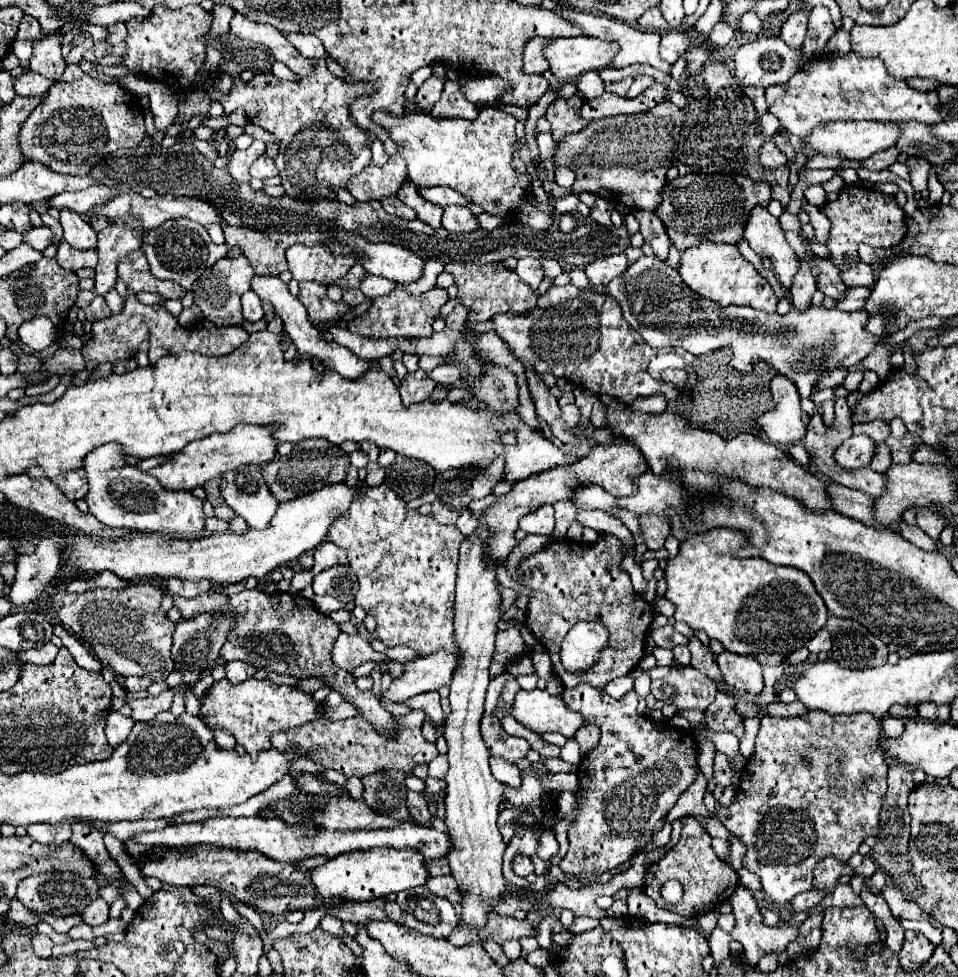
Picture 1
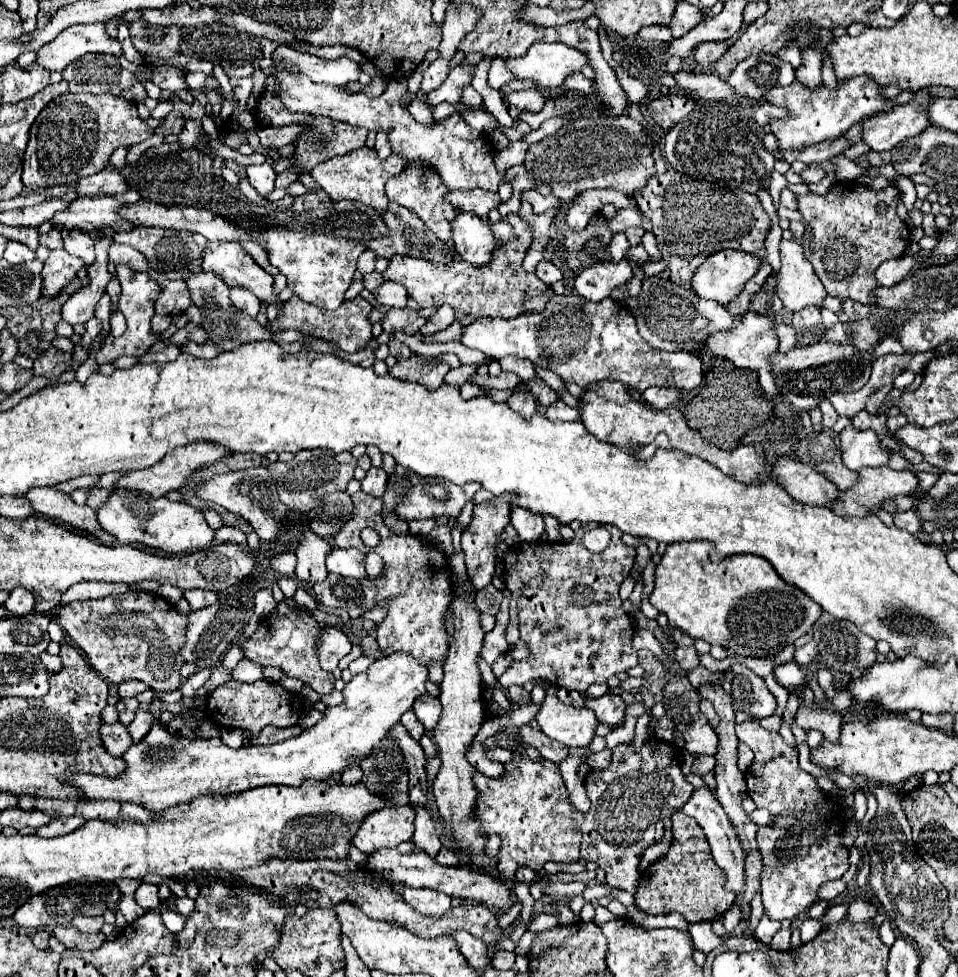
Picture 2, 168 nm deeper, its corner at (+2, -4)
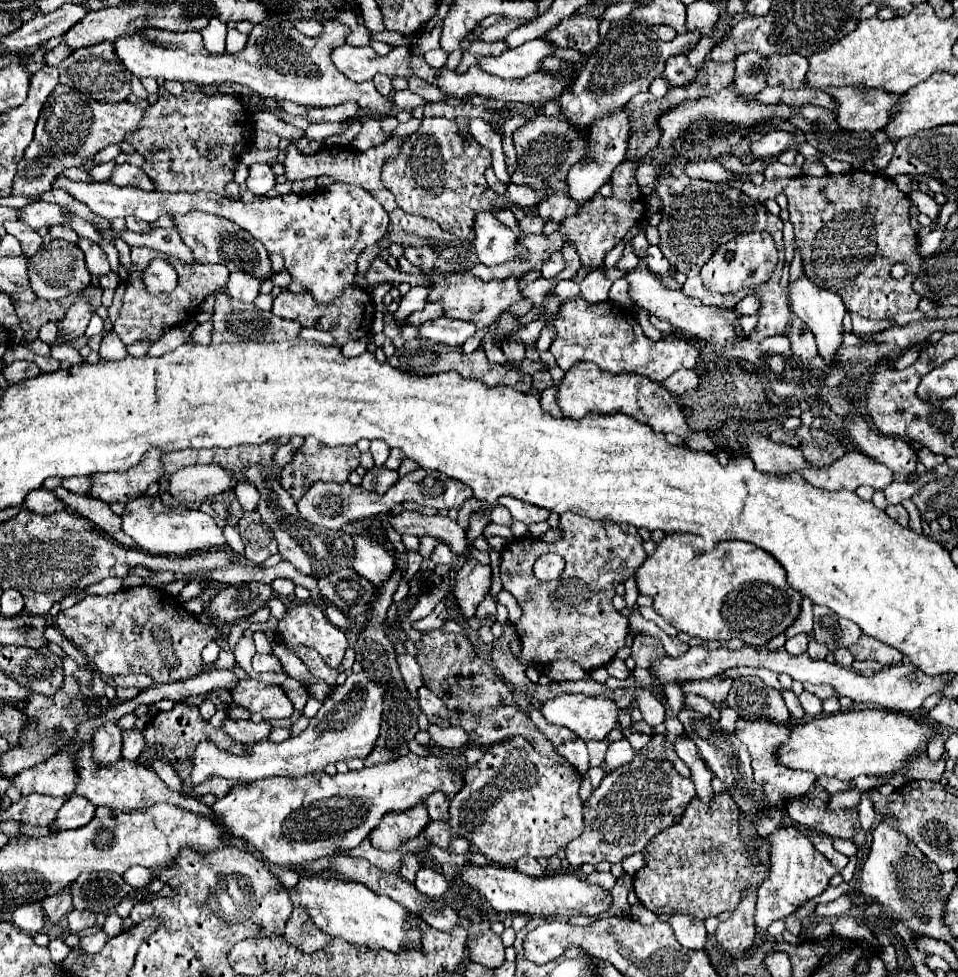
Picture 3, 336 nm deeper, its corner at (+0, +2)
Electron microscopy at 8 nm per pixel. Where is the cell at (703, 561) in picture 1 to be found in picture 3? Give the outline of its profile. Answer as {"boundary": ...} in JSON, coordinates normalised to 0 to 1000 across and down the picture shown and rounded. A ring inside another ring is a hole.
{"boundary":[[[694,547],[682,569],[663,585],[663,592],[667,606],[684,614],[684,624],[700,641],[719,651],[730,651],[732,655],[771,653],[782,661],[796,661],[811,649],[817,649],[836,626],[838,608],[822,598],[817,579],[805,567],[782,555],[753,555],[746,563],[736,563],[736,553],[728,547]]]}

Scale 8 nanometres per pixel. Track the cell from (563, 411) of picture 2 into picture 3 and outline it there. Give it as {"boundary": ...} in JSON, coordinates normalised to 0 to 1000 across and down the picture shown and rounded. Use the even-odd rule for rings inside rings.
{"boundary":[[[575,395],[575,397],[571,397],[571,399],[565,403],[565,416],[567,416],[569,422],[575,422],[577,426],[588,424],[586,418],[584,418],[584,414],[581,414],[581,395]]]}

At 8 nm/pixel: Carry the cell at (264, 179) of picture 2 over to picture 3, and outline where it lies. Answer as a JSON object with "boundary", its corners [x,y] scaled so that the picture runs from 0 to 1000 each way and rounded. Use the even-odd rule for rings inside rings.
{"boundary":[[[264,168],[260,170],[258,192],[266,201],[279,201],[287,192],[287,178],[281,168]]]}

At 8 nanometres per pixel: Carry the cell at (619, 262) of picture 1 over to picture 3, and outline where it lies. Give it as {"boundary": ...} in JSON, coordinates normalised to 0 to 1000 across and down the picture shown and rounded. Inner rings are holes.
{"boundary":[[[621,274],[617,276],[609,287],[606,287],[606,303],[613,307],[613,309],[629,309],[636,305],[636,295],[638,295],[638,287],[632,282],[632,276],[627,274]]]}

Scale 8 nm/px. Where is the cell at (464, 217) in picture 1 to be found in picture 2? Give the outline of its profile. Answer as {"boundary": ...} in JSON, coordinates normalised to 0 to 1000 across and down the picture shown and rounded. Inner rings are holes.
{"boundary":[[[481,217],[473,225],[473,248],[477,260],[494,272],[510,270],[515,258],[521,252],[521,246],[515,242],[510,227],[494,221],[492,217]]]}

